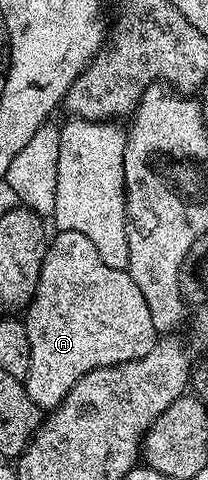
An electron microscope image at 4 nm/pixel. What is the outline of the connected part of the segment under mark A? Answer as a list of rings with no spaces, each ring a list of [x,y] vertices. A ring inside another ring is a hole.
[[[77,230],[54,233],[43,259],[37,290],[30,304],[26,305],[25,312],[30,353],[25,387],[29,398],[40,410],[58,406],[85,374],[149,354],[157,339],[149,306],[145,298],[141,298],[137,282],[133,282],[124,269],[105,266],[101,254],[97,254],[97,246],[93,246],[85,234],[77,234]]]

